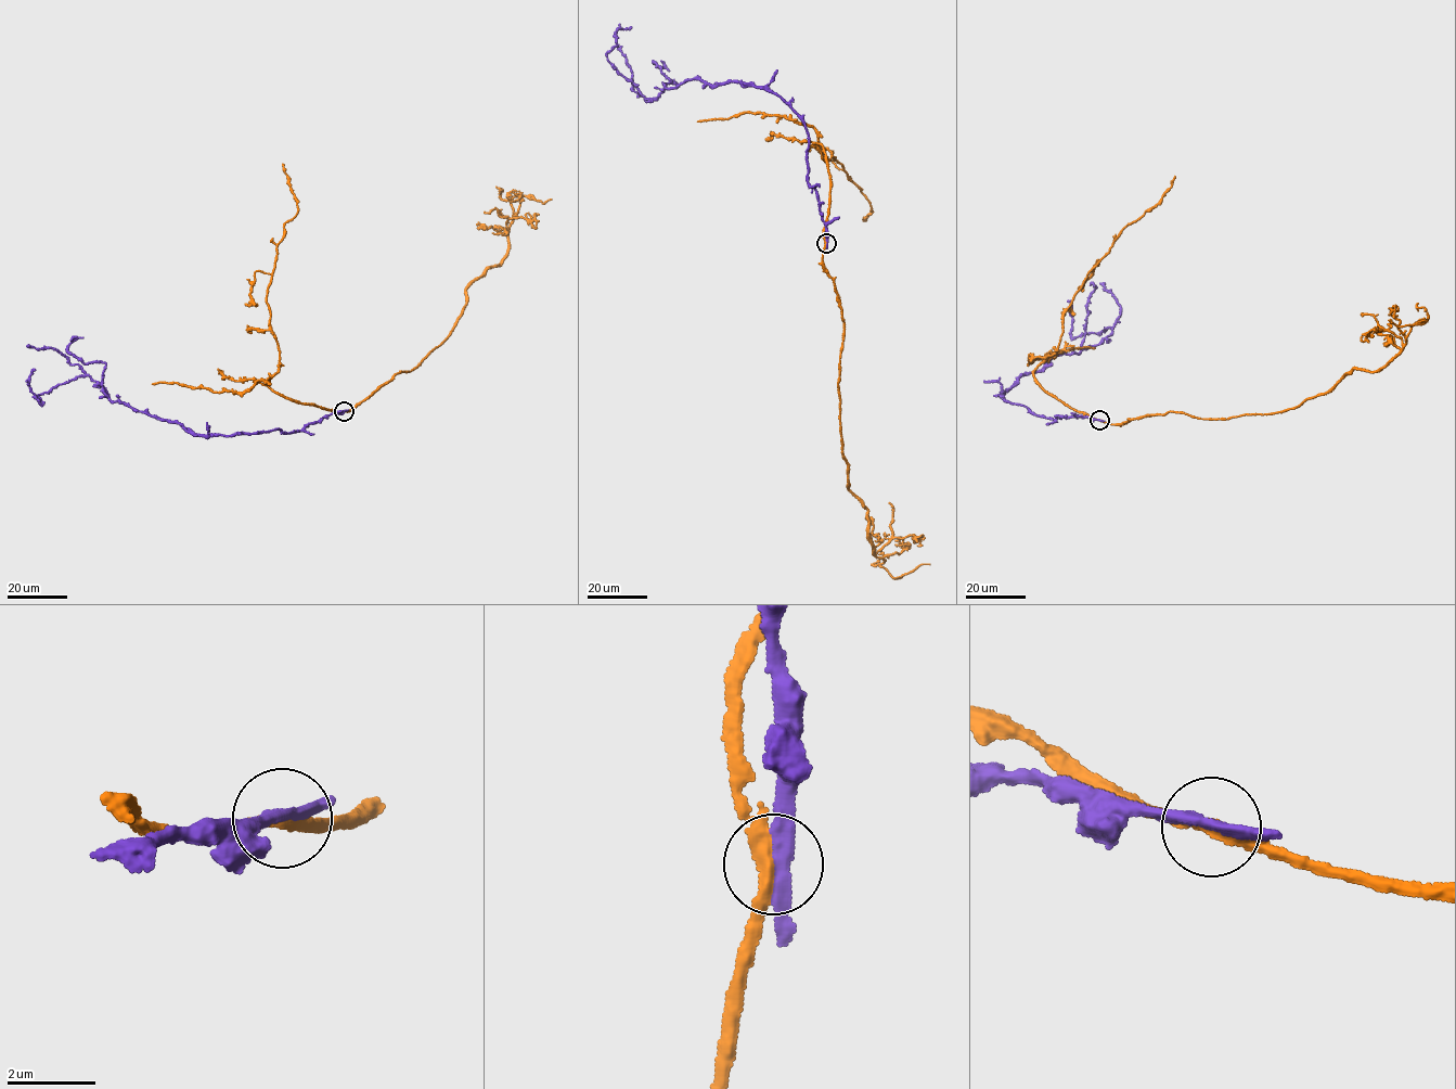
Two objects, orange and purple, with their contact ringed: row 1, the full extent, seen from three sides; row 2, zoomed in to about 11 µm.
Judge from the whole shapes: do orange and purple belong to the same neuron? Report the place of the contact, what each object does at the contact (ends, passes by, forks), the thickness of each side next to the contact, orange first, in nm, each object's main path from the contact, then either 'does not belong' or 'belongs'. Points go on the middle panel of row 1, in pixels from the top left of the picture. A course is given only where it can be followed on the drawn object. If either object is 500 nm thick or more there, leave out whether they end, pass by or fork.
at (826, 243); orange passes by; purple passes by; 300 nm thick on the orange side, 280 nm on the other; orange runs (826, 242), (823, 269), (844, 323), (838, 384), (848, 489), (867, 510), (874, 554), (892, 577), (930, 564); purple runs (826, 242), (804, 123), (778, 97), (737, 82), (686, 79), (646, 99), (607, 58), (616, 31), (631, 27); does not belong

